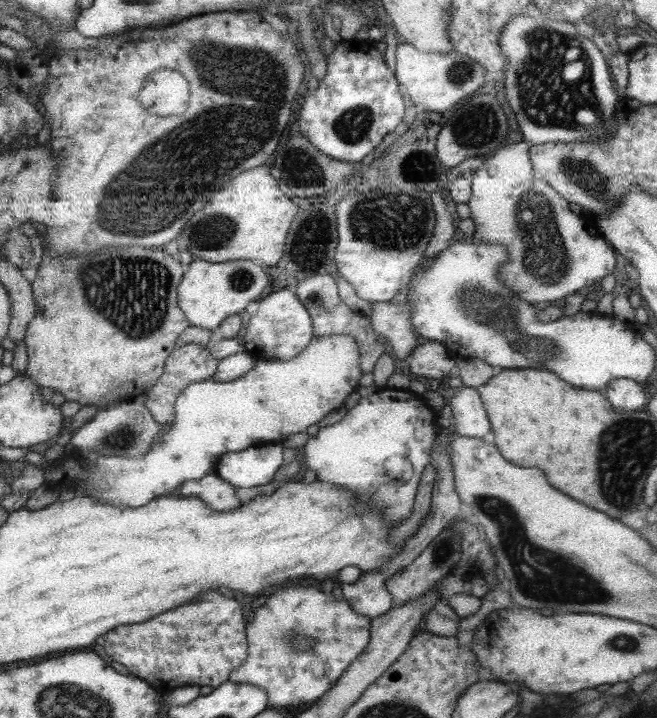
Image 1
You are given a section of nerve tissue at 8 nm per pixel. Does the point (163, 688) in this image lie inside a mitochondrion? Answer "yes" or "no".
no

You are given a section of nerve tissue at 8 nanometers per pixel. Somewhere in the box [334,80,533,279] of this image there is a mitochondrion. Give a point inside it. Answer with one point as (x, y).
(392, 222)

